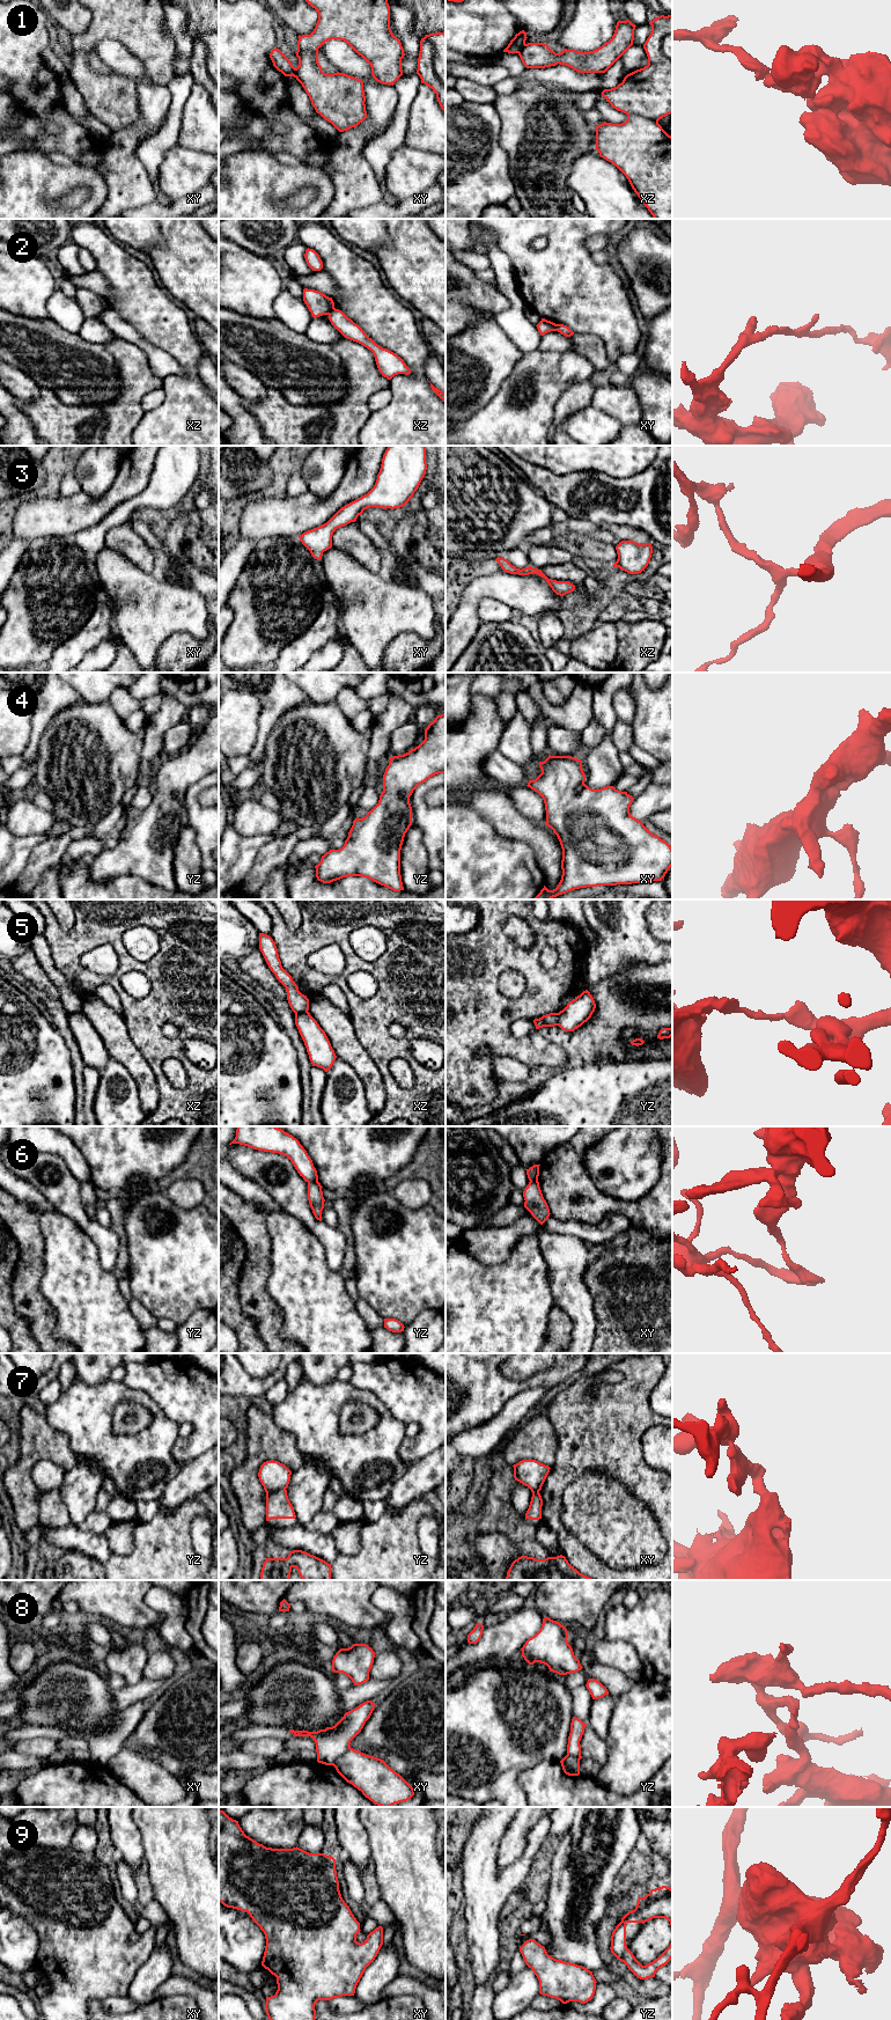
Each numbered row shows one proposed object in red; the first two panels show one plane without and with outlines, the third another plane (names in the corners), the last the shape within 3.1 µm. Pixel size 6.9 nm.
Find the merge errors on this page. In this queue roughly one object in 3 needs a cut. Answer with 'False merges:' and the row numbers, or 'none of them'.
False merges: 1, 2, 5, 6, 7, 8

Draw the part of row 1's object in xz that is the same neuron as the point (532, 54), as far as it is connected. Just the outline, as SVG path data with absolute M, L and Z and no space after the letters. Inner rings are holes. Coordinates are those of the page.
M629 20L618 21L612 38L589 52L564 49L555 53L547 44L528 43L518 56L526 68L545 68L560 64L579 73L605 73L633 45L635 27Z

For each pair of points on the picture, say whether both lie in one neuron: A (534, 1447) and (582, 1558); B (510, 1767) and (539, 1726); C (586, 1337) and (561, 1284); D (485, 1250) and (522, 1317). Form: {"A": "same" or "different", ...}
{"A": "different", "B": "same", "C": "same", "D": "different"}

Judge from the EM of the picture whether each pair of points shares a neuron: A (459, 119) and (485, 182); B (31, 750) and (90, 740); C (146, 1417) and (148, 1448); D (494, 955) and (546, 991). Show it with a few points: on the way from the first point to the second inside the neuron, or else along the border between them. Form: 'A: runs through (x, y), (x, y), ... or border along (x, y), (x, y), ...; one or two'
A: runs through (462, 134), (480, 153), (480, 167); one
B: border along (48, 724), (41, 736), (37, 753); two
C: border along (153, 1415), (153, 1419), (138, 1432), (120, 1433); two
D: runs through (508, 955), (515, 957), (535, 977); one

